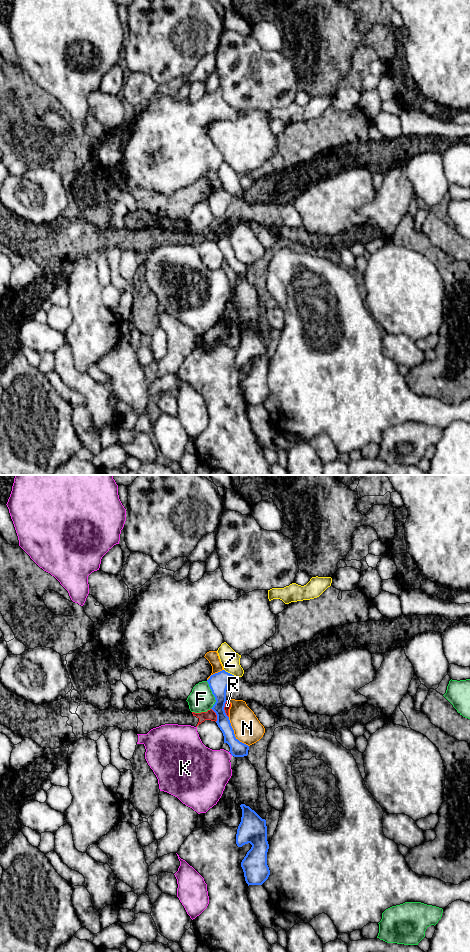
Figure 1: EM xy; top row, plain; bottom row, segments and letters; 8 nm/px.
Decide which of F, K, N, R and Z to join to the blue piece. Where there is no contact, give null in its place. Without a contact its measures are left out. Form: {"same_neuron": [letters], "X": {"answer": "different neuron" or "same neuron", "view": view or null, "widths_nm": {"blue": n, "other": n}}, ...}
{"same_neuron": [], "F": {"answer": "different neuron", "view": "xy", "widths_nm": {"blue": 160, "other": 200}}, "K": {"answer": "different neuron", "view": null}, "N": {"answer": "different neuron", "view": "xy", "widths_nm": {"blue": 130, "other": 220}}, "R": {"answer": "different neuron", "view": "xy", "widths_nm": {"blue": 160, "other": 50}}, "Z": {"answer": "different neuron", "view": "xy", "widths_nm": {"blue": 160, "other": 160}}}

